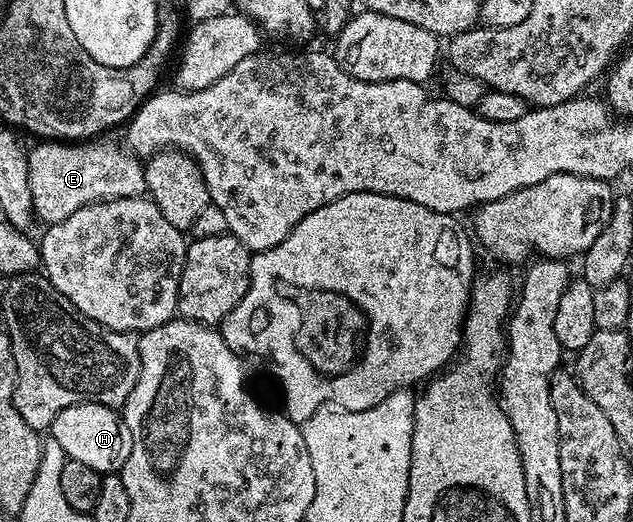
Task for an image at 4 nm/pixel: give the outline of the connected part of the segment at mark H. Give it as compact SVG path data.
M80 402L71 404L71 408L63 408L63 412L55 416L51 438L63 448L68 461L87 464L87 468L95 468L102 476L121 471L129 455L129 429L124 417L114 407L94 402Z

